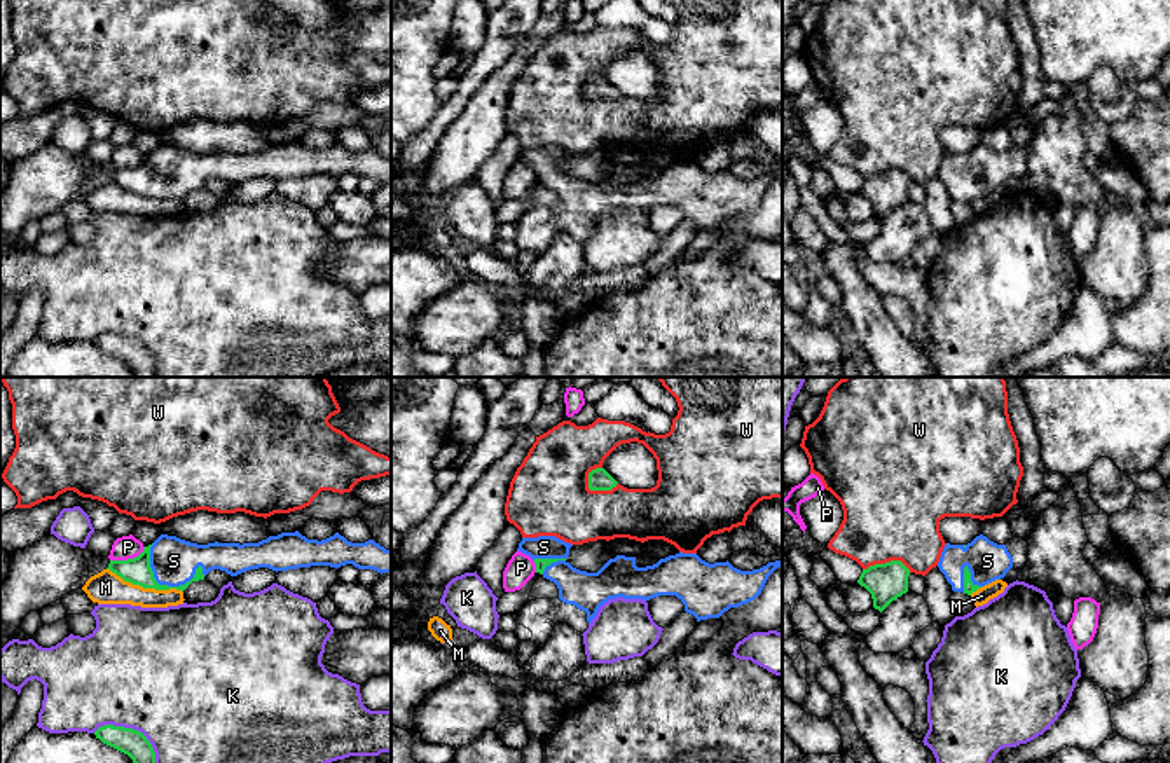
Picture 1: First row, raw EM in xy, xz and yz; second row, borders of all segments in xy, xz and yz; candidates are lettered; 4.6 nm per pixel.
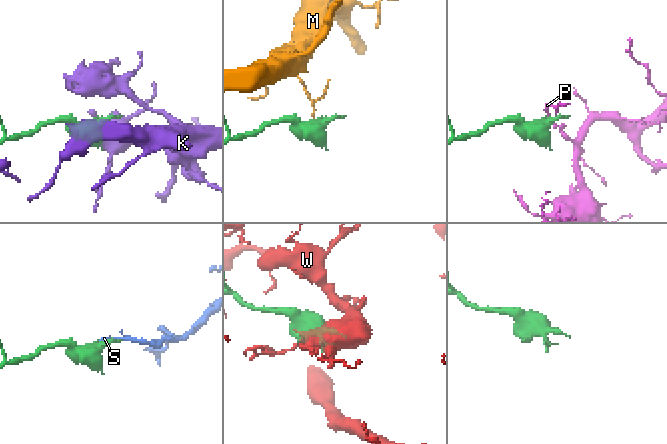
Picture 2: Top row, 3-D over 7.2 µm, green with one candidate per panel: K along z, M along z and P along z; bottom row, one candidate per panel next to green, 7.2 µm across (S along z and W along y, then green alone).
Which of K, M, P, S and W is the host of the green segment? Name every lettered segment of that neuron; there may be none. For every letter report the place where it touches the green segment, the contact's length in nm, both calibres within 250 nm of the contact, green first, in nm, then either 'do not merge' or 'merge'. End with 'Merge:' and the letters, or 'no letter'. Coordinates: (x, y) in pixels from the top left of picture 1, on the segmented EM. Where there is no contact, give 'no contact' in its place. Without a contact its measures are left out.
K: meets green in xy at (131, 728); contact 320 nm long; 120 nm thick on the green side, 500 nm on the other; do not merge
M: meets green in xy at (145, 587); contact 360 nm long; 120 nm thick on the green side, 150 nm on the other; do not merge
P: meets green in xy at (128, 559); contact 180 nm long; 120 nm thick on the green side, 110 nm on the other; do not merge
S: meets green in xy at (166, 585); contact 300 nm long; 120 nm thick on the green side, 220 nm on the other; merge
W: meets green in xz at (596, 489); contact 160 nm long; 100 nm thick on the green side, 380 nm on the other; do not merge
Merge: S

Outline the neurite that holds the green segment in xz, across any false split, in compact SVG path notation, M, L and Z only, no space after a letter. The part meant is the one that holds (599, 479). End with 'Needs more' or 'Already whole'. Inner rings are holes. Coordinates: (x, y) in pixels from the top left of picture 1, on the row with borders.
M595 468L588 473L590 491L611 491L616 484L618 482L604 468Z. Already whole

